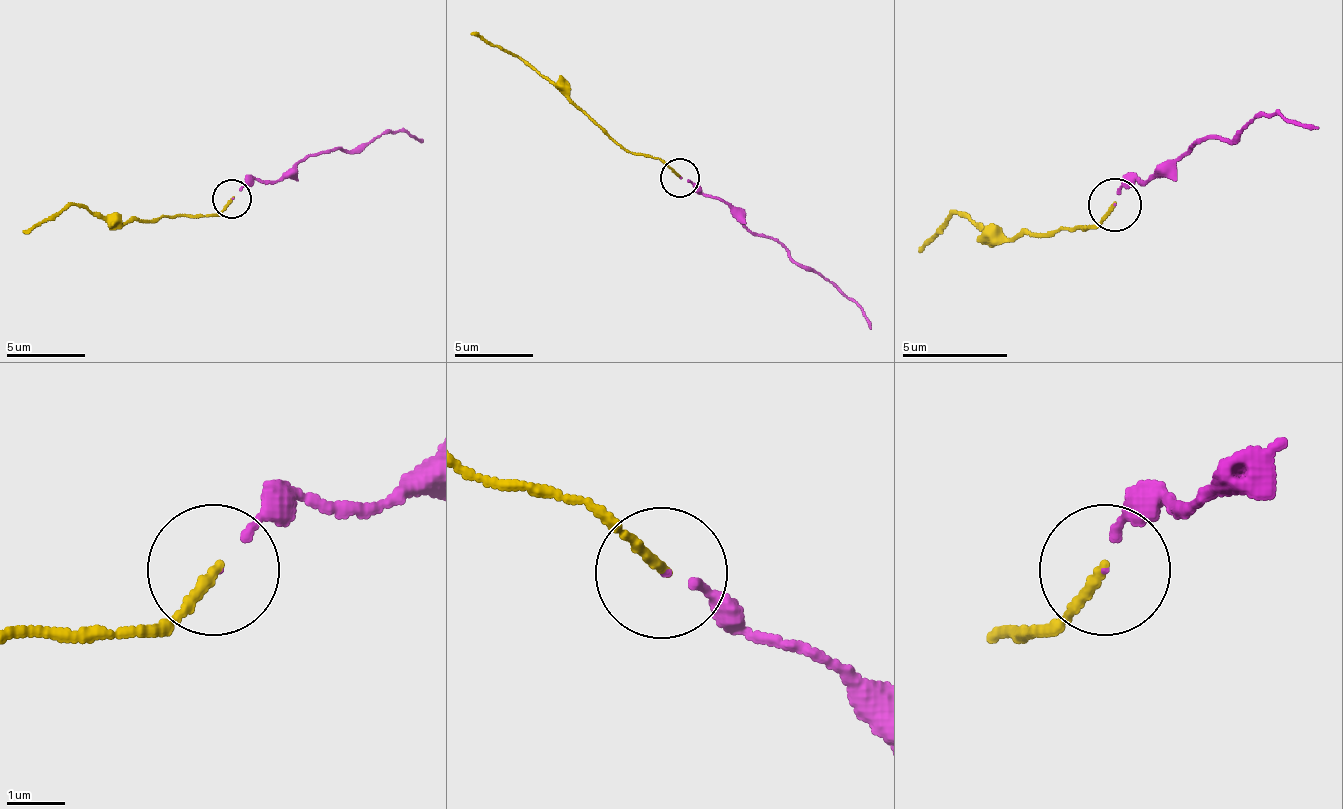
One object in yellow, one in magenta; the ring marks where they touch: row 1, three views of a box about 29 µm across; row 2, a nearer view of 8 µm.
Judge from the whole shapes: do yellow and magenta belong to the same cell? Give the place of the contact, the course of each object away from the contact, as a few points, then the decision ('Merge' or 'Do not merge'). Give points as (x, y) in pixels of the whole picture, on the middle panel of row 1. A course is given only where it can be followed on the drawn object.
Place: (679, 178). Course of yellow: (680, 179), (665, 163), (625, 151), (519, 60), (471, 33). Course of magenta: (680, 179), (724, 202), (755, 234), (775, 238), (795, 261), (810, 265), (842, 289), (870, 328). Merge

